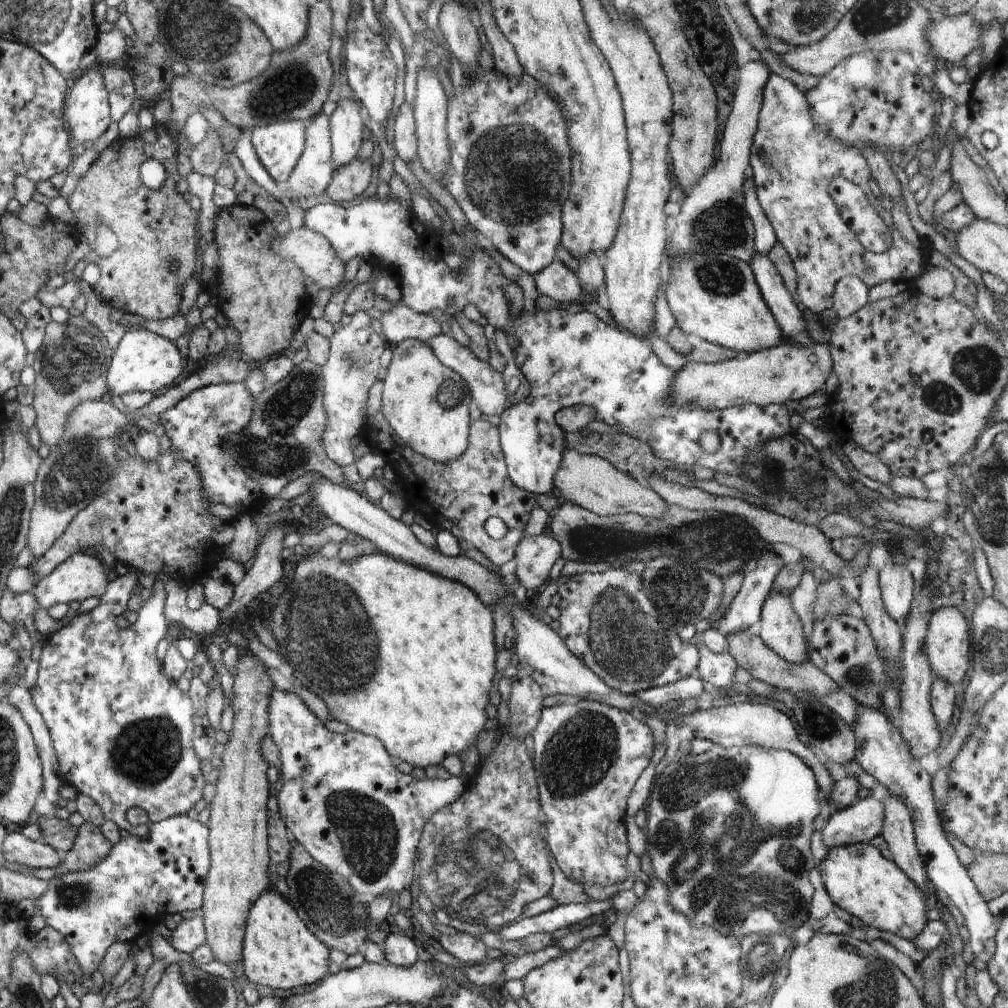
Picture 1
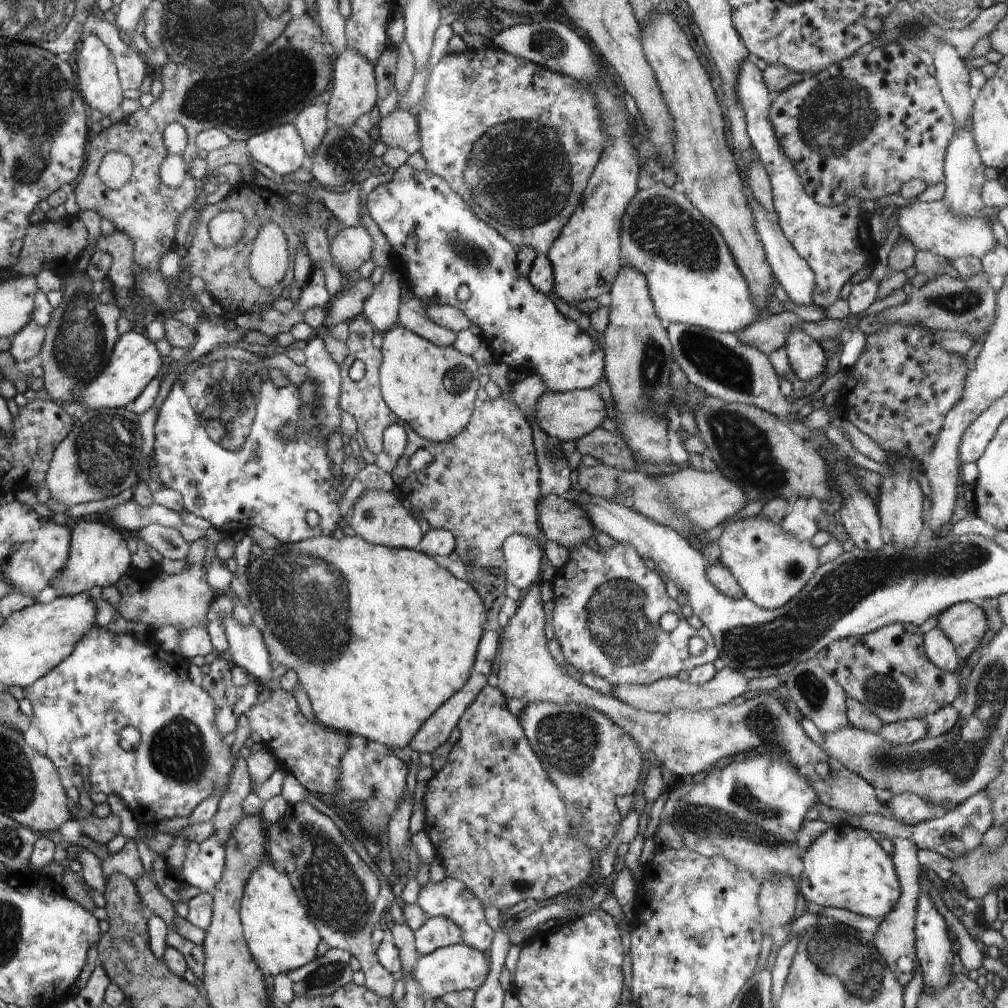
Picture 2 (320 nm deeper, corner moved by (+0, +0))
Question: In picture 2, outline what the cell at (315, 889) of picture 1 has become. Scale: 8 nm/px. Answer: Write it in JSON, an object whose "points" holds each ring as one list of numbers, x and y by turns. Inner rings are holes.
{"points":[[309,801,288,803,284,816,274,824,268,824,270,838,267,847,270,858,277,869,289,875,290,882,308,913,308,918,316,925,320,936,330,943,332,949,347,950,355,956,365,974,365,987,379,997,391,998,396,977,378,960,378,944,374,944,374,928,377,926,379,911,384,907,382,876,362,860,362,856,348,844,338,820,317,810]]}

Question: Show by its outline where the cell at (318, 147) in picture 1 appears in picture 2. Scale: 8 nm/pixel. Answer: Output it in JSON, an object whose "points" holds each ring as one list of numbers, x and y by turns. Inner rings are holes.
{"points":[[322,100,310,103,298,114,293,123,301,133,301,139,305,141,305,148,309,155,316,154,317,148,328,134,328,105]]}

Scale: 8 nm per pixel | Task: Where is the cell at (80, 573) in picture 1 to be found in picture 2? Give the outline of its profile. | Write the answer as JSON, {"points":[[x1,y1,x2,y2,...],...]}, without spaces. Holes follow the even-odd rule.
{"points":[[78,519,72,529,72,543,70,545,69,562,58,573,57,579,50,585,57,597,80,595,88,593,94,586,115,585,123,574,130,568,130,552,126,548,126,540,122,538,120,530,114,530,108,523,100,520]]}

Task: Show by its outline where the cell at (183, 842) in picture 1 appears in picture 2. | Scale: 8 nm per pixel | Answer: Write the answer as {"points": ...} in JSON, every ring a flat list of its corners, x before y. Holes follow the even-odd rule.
{"points":[[214,834,203,842,188,843,181,872,184,883,196,886,197,892,208,892,224,875,225,858,222,841]]}

